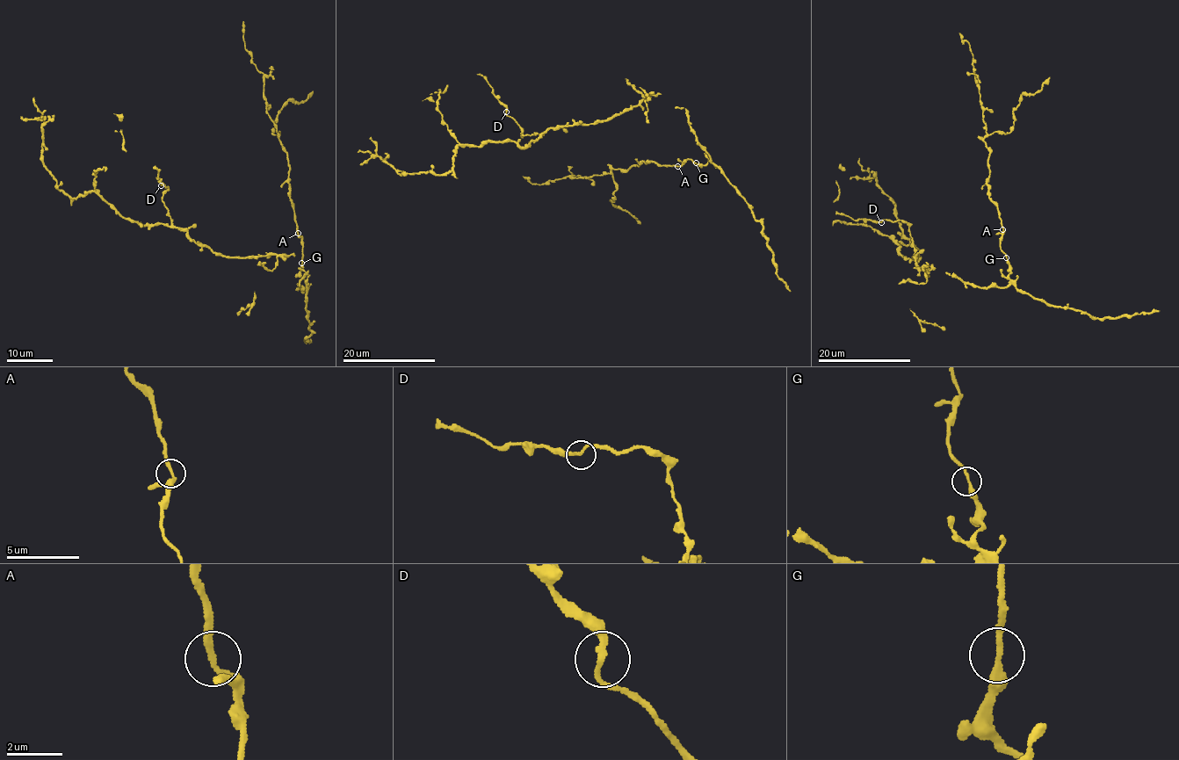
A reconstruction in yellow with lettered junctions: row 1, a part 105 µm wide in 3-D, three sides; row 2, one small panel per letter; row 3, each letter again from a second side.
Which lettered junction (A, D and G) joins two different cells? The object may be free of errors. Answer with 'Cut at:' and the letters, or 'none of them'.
Cut at: none of them

